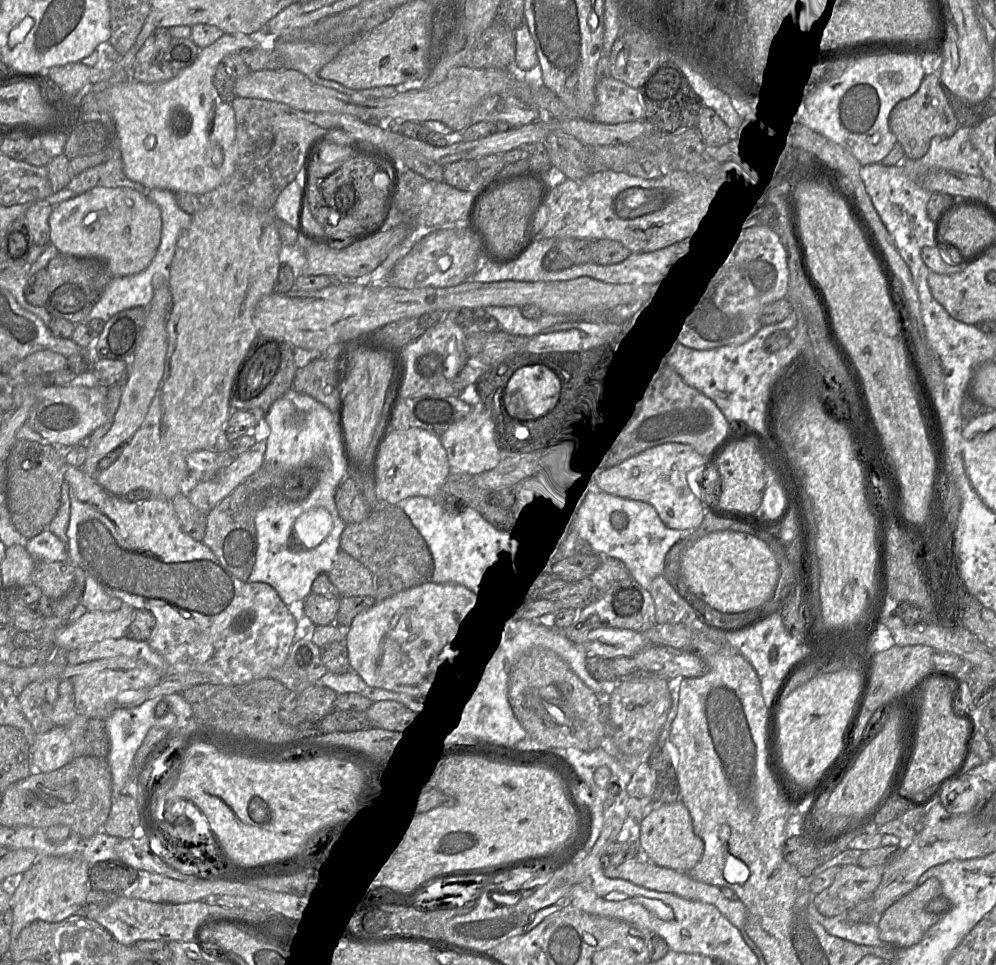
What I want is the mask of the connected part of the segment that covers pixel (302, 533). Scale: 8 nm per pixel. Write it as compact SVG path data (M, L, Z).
M312 508L303 512L293 526L295 543L303 549L311 549L318 545L328 534L331 521L328 513L320 508Z

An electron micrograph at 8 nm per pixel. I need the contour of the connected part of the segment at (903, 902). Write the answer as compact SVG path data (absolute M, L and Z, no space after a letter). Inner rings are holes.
M929 878L922 885L916 886L883 913L878 922L879 938L883 943L896 948L908 948L917 944L928 929L942 917L926 911L927 903L942 894L943 889L937 878Z

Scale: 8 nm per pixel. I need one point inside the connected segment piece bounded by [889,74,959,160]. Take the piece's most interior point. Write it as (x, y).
(914, 121)

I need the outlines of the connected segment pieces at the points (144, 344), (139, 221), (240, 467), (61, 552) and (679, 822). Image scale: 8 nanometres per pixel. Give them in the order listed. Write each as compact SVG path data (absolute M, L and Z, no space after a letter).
M154 276L152 283L154 288L153 297L150 303L145 306L145 324L133 358L129 363L126 363L127 374L124 388L118 410L112 421L112 426L97 443L90 444L92 435L89 435L83 443L80 443L84 444L87 448L87 458L81 469L87 476L95 480L98 473L104 470L101 469L100 461L140 431L151 402L162 381L167 353L166 318L171 304L171 294L168 284L164 282L161 276Z
M95 187L83 194L78 194L76 197L60 202L52 207L52 212L48 219L49 225L49 240L56 252L65 255L71 255L80 258L96 258L106 264L113 277L135 275L147 268L151 260L156 254L160 242L162 221L159 208L144 194L127 188L127 187Z
M257 441L248 451L234 458L216 477L188 487L188 498L191 503L204 514L208 514L262 466L265 451L266 441Z
M45 530L26 540L25 548L35 562L69 562L69 554L66 545L49 530Z
M681 802L662 804L654 808L638 825L638 845L644 855L658 866L687 872L702 857L703 841L694 833L687 807Z

